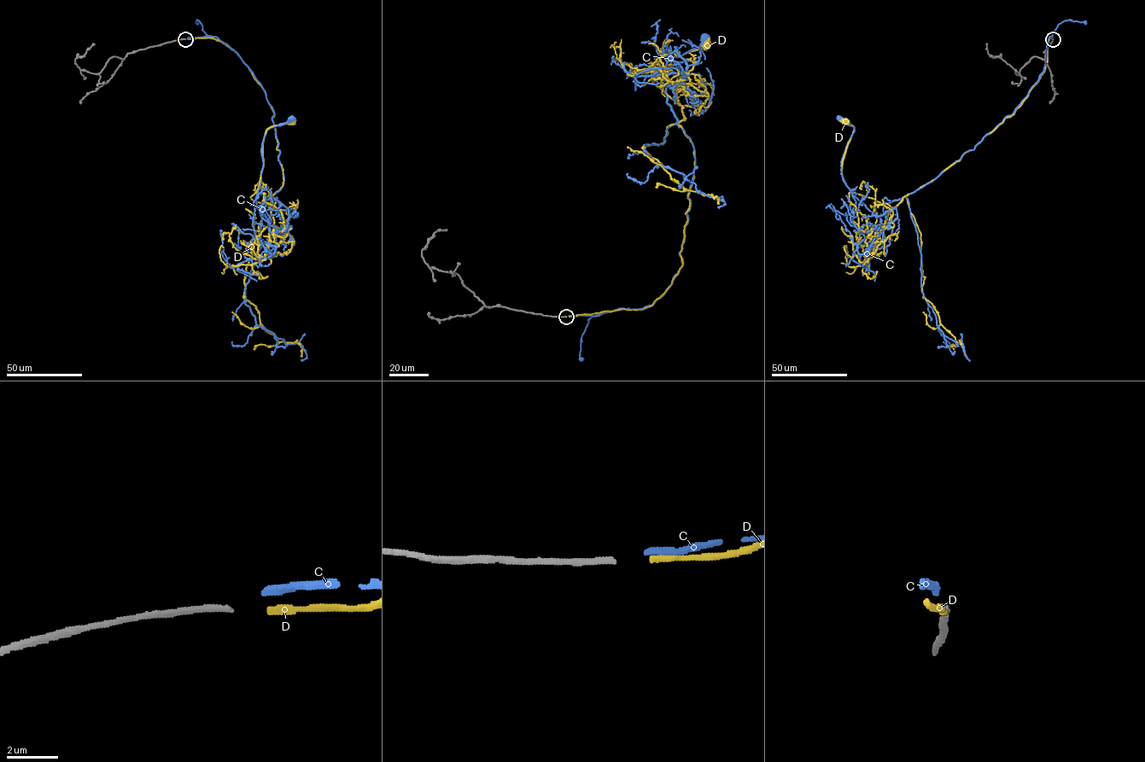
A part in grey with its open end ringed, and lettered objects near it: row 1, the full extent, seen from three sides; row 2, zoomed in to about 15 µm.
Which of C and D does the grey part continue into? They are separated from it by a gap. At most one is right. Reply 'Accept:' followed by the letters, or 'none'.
Accept: D

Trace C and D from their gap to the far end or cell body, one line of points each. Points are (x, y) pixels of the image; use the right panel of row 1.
C: (1052, 38), (1044, 71), (1013, 114), (937, 177), (873, 212), (842, 175), (854, 128), (841, 119)
D: (1053, 39), (1044, 71), (1014, 113), (895, 206), (853, 192), (844, 181), (842, 162), (854, 128), (845, 121)

